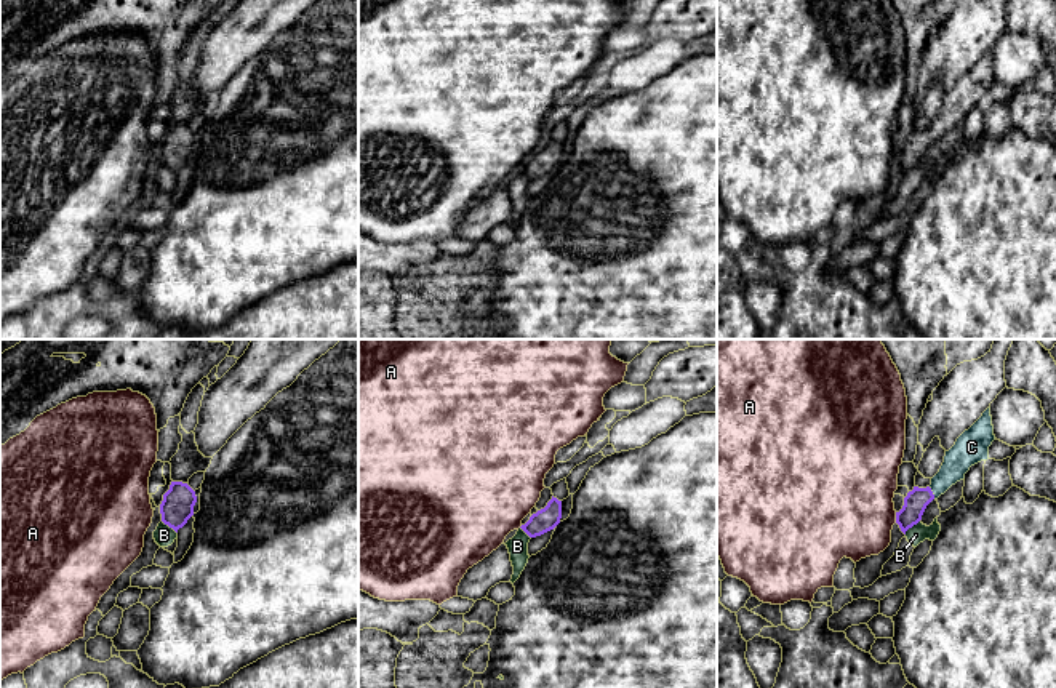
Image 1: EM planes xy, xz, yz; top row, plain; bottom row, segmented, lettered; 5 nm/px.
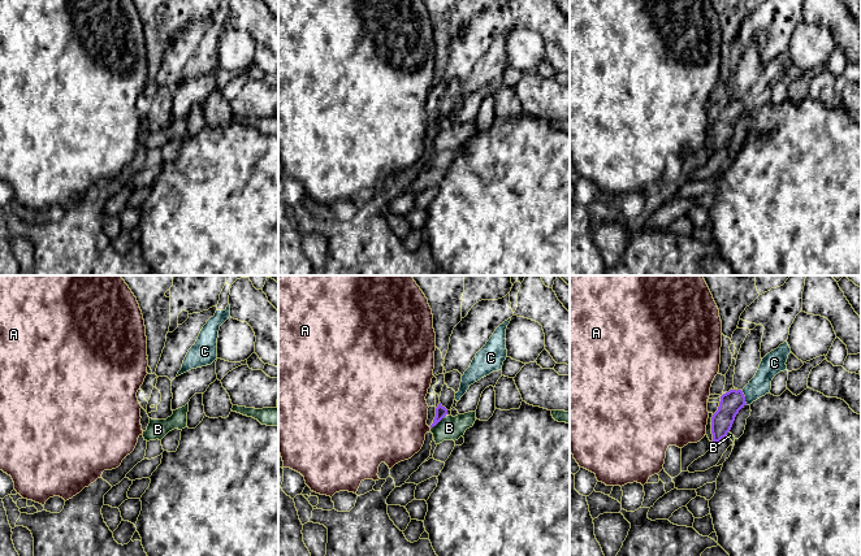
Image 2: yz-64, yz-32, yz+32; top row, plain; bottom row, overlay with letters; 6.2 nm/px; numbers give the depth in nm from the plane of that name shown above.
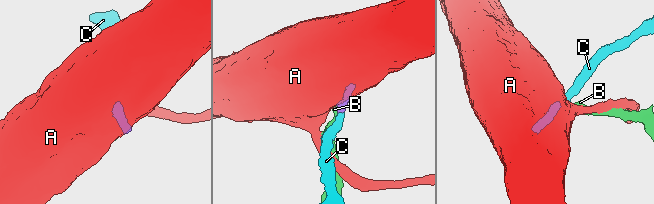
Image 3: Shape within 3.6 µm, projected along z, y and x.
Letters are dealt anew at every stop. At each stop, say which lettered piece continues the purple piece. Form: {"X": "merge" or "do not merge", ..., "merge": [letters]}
{"A": "do not merge", "B": "do not merge", "C": "merge", "merge": ["C"]}

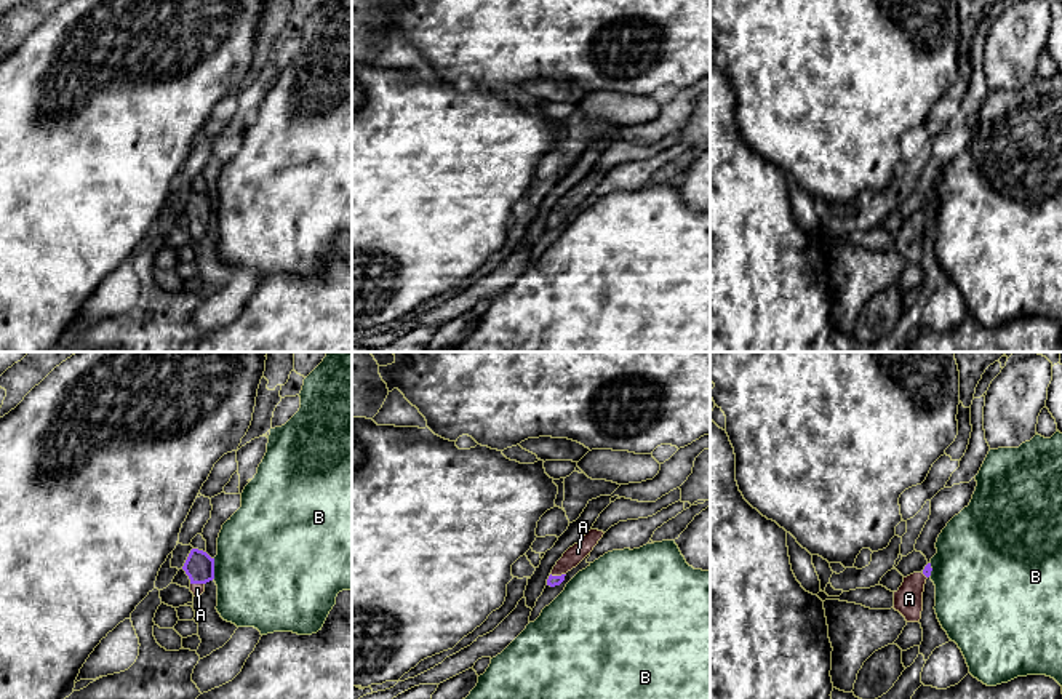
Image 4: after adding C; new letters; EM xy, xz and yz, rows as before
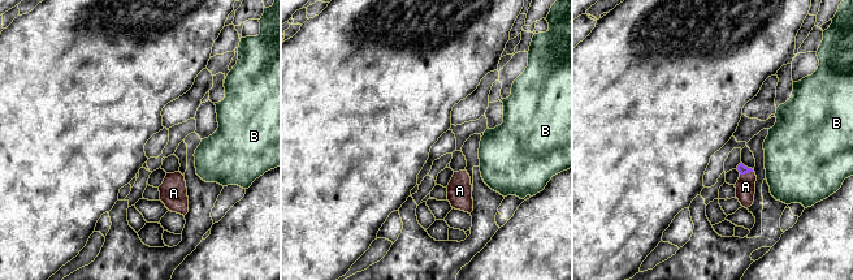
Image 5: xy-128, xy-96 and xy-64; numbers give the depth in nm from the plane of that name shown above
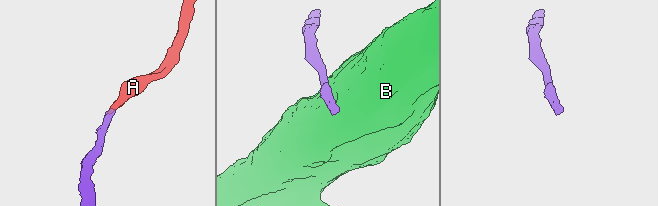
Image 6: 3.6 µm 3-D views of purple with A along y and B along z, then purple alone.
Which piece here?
{"A": "merge", "B": "do not merge", "merge": ["A"]}

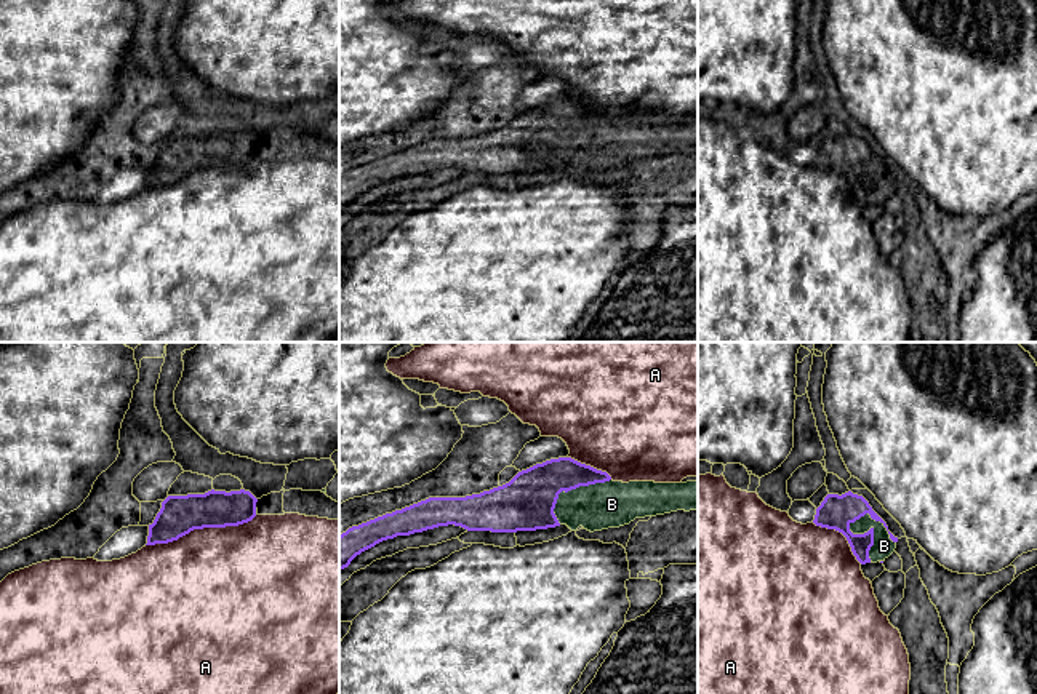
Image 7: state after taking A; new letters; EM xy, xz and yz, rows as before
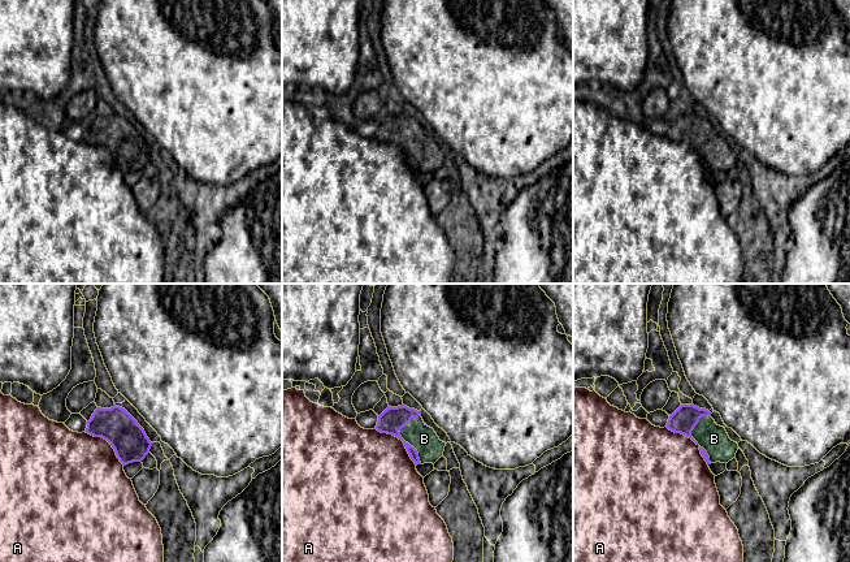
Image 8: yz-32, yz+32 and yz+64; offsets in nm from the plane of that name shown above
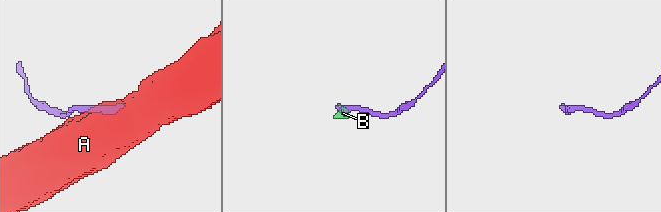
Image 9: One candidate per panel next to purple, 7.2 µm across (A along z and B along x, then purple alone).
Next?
{"A": "do not merge", "B": "merge", "merge": ["B"]}

